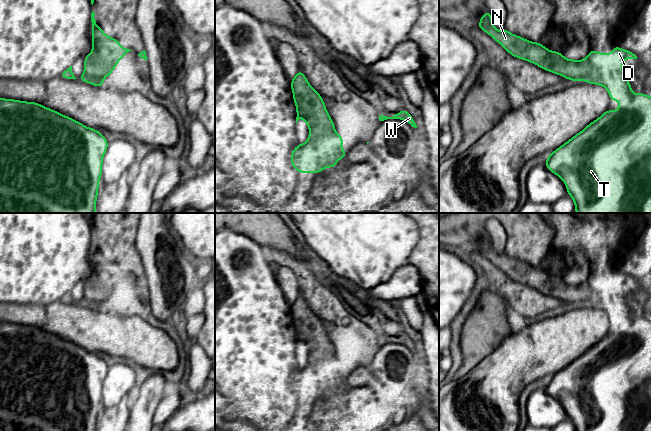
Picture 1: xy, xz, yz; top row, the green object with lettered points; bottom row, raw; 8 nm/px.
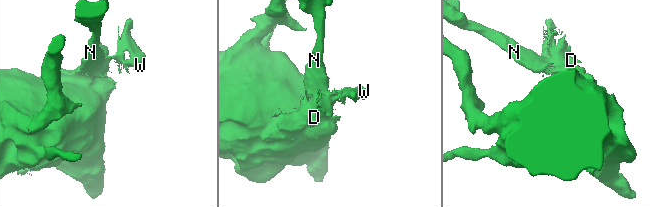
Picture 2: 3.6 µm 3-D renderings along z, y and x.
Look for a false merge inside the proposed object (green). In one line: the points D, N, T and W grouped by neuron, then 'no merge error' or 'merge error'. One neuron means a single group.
D T W / N | merge error

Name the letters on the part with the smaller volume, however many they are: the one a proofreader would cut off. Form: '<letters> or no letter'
N

